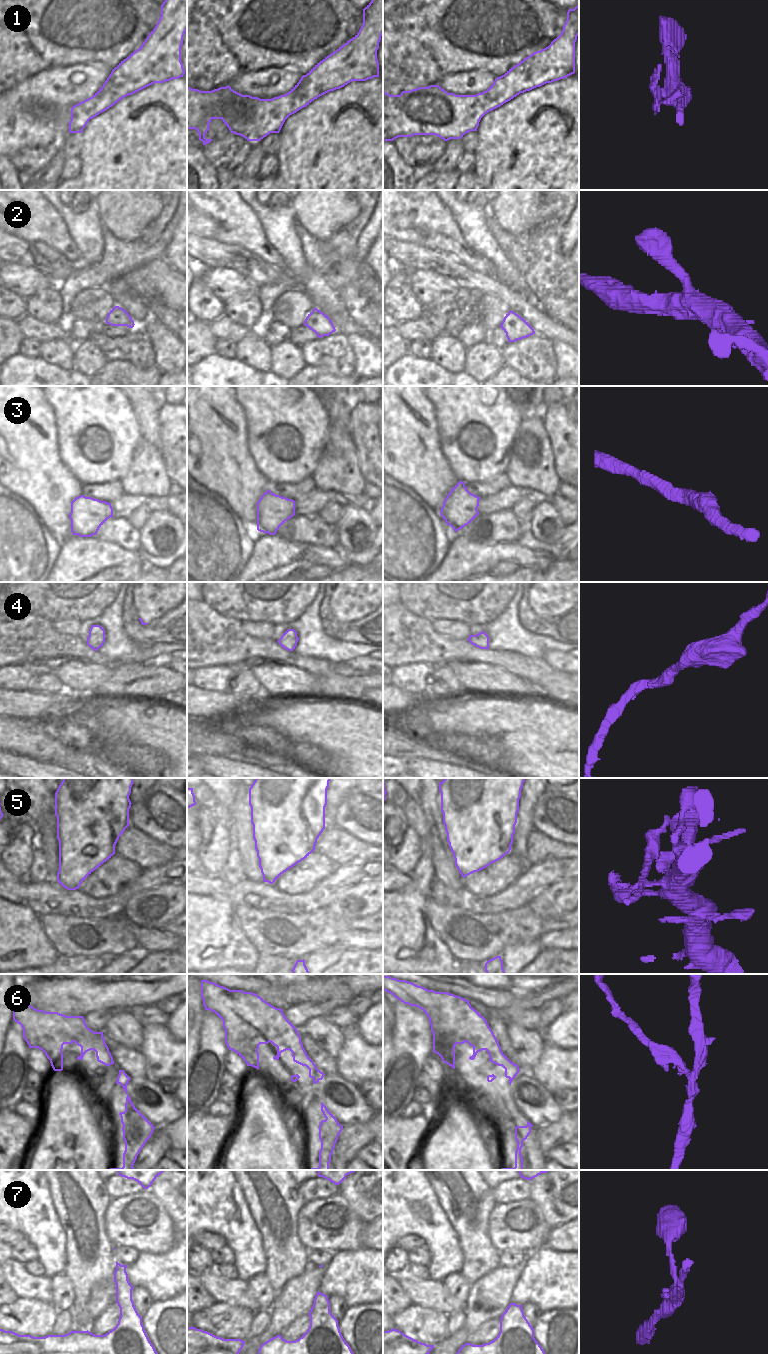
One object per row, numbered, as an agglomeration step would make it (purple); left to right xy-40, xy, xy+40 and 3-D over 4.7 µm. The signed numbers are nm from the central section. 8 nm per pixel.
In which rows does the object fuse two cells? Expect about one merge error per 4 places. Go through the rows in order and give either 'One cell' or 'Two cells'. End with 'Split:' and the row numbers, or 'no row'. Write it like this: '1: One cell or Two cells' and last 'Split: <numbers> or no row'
1: One cell
2: One cell
3: One cell
4: One cell
5: One cell
6: Two cells
7: One cell
Split: 6

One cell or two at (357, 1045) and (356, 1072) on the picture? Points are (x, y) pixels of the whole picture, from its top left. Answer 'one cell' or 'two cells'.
one cell

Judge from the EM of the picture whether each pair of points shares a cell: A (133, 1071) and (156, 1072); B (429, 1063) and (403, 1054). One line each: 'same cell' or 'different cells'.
A: different cells
B: different cells

